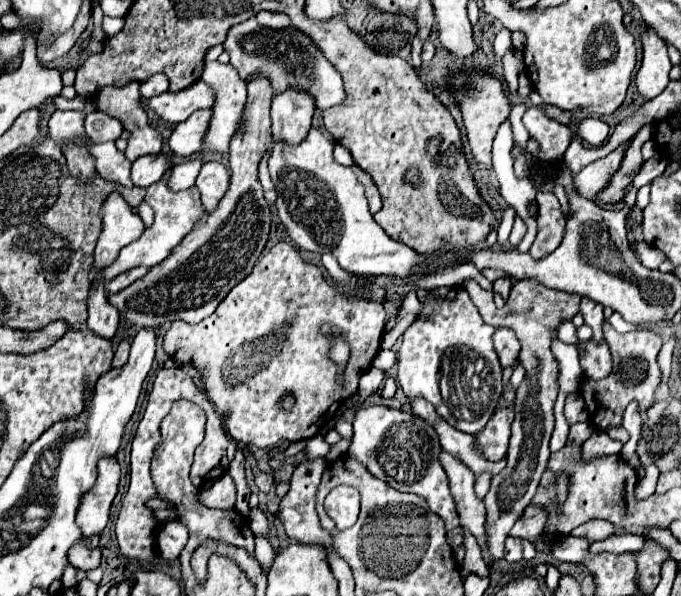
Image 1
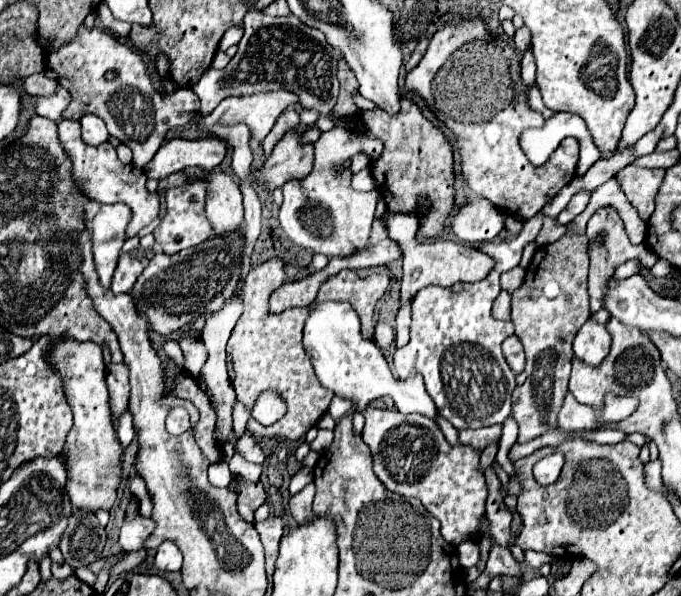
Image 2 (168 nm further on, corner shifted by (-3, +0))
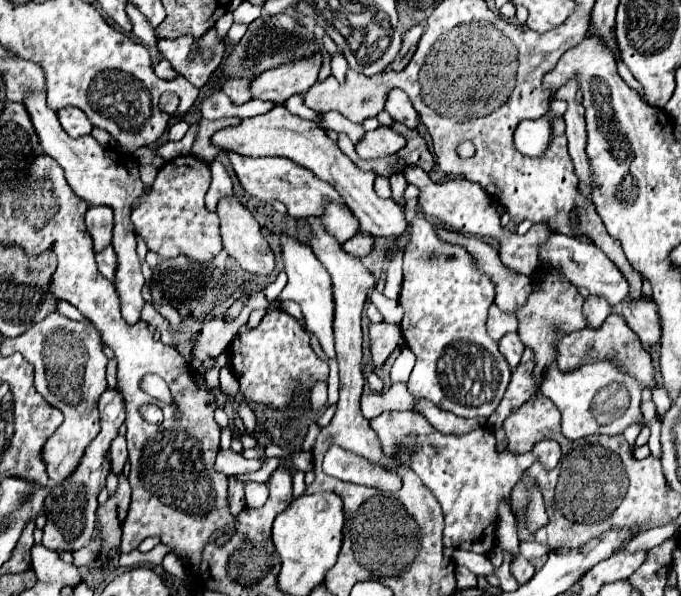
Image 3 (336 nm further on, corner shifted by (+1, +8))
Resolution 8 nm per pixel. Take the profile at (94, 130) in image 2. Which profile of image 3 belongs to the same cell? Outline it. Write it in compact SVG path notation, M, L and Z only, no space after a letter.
M63 107L63 109L57 111L57 115L59 115L59 121L61 121L65 133L71 135L71 137L89 135L91 129L93 129L93 125L85 117L85 113L77 107Z

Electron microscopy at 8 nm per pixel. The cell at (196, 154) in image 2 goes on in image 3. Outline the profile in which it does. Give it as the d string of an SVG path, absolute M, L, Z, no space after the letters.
M277 105L265 115L243 119L241 125L237 127L219 131L213 137L213 143L223 147L223 151L235 151L241 155L251 155L251 157L259 157L259 155L287 157L293 163L313 171L319 179L331 183L337 189L337 193L345 199L349 209L359 219L361 231L367 231L375 237L401 237L407 231L404 207L391 199L377 197L377 193L373 191L373 181L377 175L371 171L357 169L351 163L351 159L337 147L337 143L331 141L325 135L325 131L321 131L321 127L317 127L317 123L289 113L283 105Z

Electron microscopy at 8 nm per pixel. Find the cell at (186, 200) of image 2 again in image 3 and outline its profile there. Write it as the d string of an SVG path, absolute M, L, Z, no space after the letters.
M181 155L167 161L155 177L149 193L139 197L139 205L133 209L133 227L139 237L143 237L149 251L155 251L163 259L177 255L187 255L199 265L207 265L221 249L219 217L209 213L205 207L205 193L211 183L209 163L197 159L195 155Z

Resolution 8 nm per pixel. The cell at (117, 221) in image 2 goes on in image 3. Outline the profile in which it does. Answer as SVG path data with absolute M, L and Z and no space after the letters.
M89 207L85 215L85 227L93 237L95 251L101 251L101 247L107 247L111 243L113 211L109 211L109 207Z

